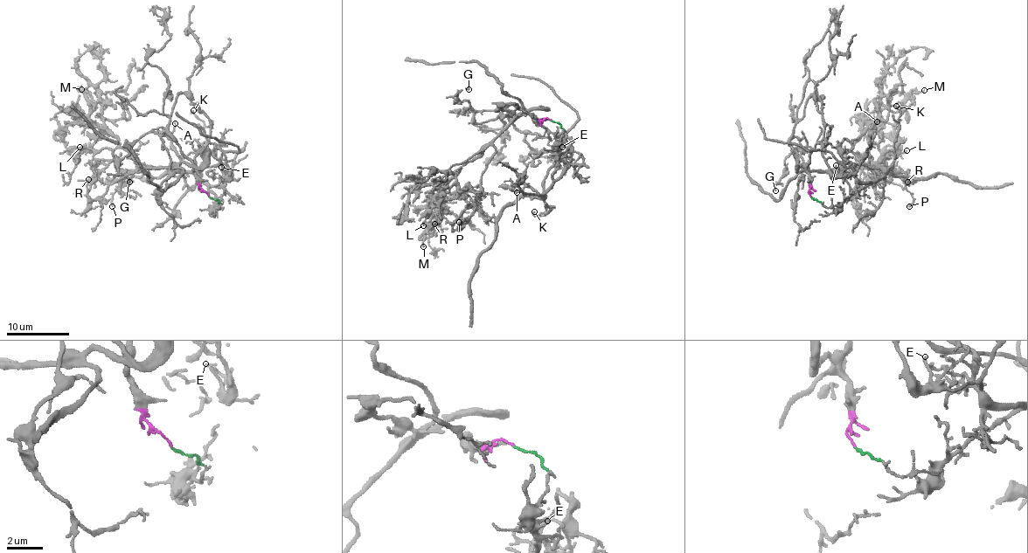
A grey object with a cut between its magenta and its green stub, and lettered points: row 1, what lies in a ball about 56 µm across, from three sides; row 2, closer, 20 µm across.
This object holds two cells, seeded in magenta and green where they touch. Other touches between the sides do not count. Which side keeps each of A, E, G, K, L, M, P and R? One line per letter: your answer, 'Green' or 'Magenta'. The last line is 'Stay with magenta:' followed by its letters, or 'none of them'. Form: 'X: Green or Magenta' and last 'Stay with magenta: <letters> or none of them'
A: Green
E: Green
G: Magenta
K: Green
L: Magenta
M: Magenta
P: Magenta
R: Magenta
Stay with magenta: G, L, M, P, R

